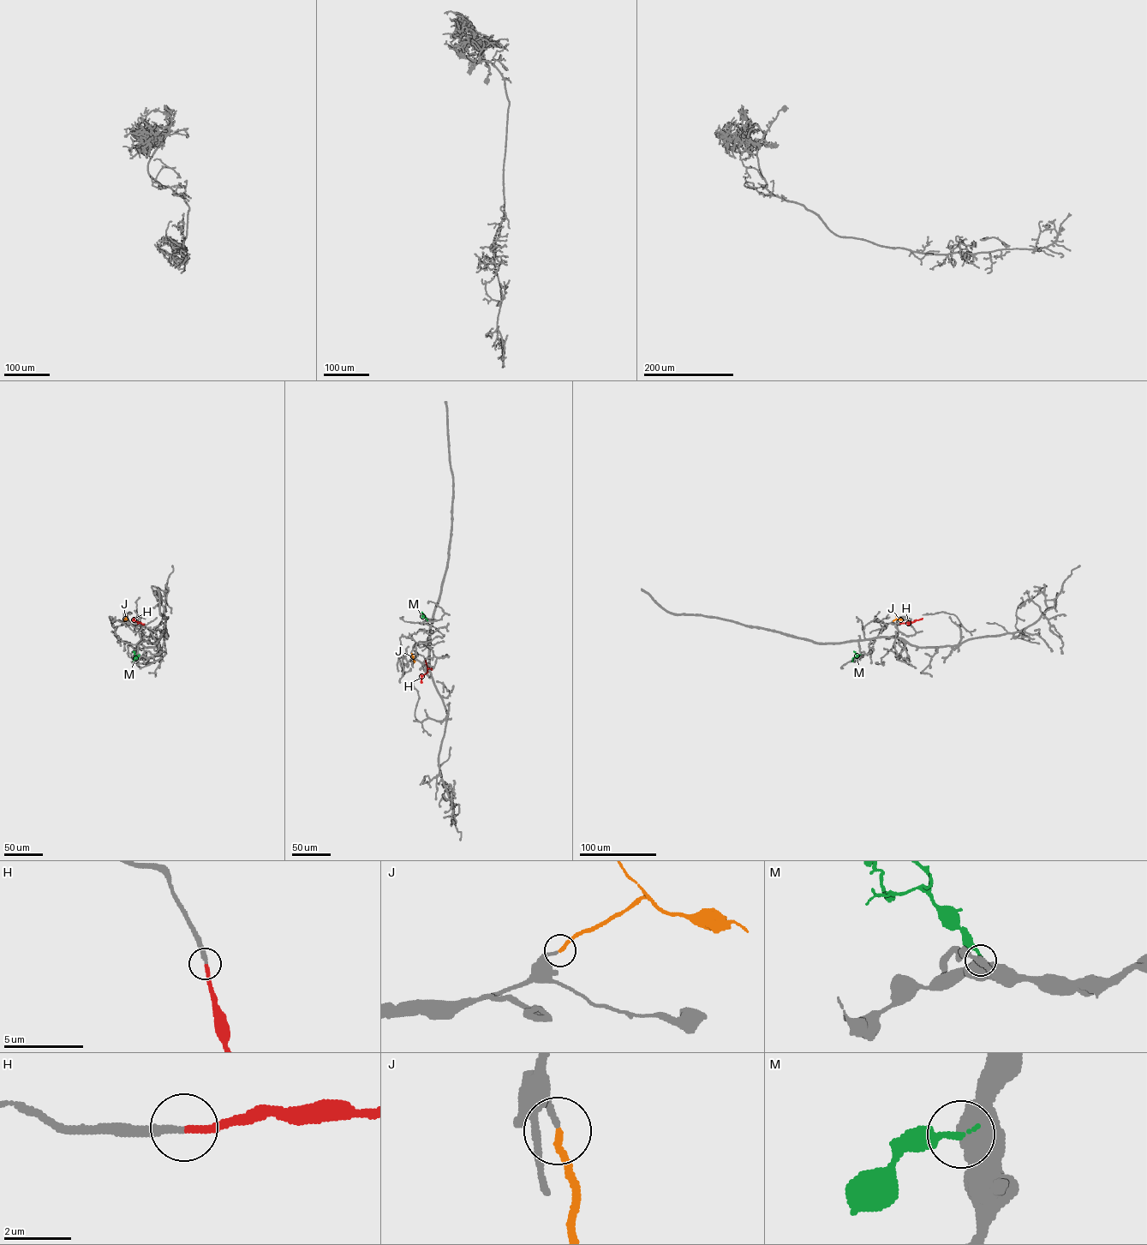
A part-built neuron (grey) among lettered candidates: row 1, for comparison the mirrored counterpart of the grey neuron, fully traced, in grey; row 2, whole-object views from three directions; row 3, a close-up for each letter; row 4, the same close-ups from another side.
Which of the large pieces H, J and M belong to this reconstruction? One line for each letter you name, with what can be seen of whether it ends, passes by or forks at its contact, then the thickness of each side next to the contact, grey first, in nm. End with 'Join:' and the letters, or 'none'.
H: it ends there; 240 nm thick on the grey side, 240 nm on the other
J: it ends there; 180 nm thick on the grey side, 190 nm on the other
Join: H, J

